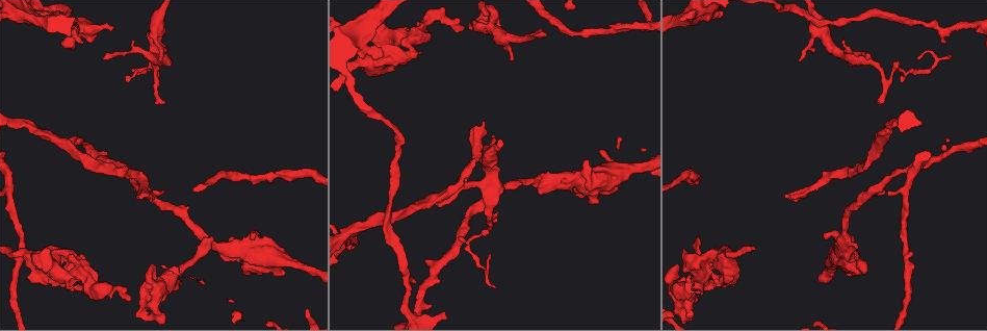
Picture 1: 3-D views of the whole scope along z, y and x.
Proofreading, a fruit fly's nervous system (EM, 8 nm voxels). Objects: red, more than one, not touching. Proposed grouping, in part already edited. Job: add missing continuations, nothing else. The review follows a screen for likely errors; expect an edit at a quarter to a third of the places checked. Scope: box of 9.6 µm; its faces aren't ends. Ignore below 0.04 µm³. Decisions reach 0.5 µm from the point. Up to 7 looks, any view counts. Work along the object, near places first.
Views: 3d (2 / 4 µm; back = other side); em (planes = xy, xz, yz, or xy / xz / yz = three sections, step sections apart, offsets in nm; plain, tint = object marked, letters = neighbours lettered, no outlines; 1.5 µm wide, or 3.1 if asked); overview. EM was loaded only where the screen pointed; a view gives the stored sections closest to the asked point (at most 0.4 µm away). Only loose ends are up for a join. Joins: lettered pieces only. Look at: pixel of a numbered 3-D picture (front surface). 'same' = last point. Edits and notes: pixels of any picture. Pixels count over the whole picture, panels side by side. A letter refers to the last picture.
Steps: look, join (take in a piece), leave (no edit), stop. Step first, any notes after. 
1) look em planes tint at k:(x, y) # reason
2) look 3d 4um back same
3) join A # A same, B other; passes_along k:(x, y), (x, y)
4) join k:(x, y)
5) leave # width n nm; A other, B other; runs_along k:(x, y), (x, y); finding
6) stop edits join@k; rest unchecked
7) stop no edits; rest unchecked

look 3d 2um at 1:(799, 61) # branch stops here

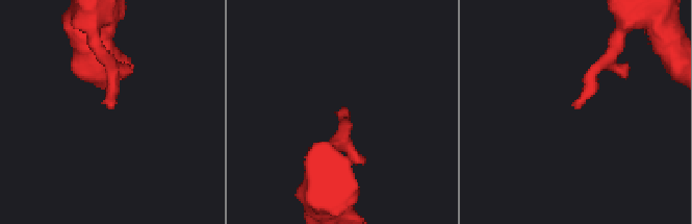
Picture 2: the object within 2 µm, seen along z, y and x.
look em yz step 4 tint at 2:(108, 104) # need the tissue

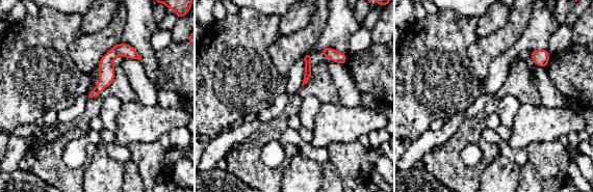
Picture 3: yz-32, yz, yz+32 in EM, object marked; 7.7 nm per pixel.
look em planes letters same # cut it another way

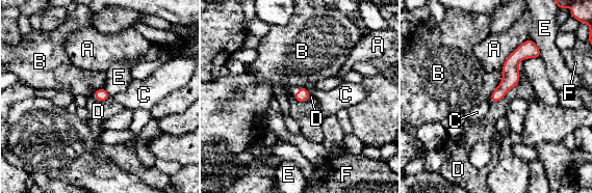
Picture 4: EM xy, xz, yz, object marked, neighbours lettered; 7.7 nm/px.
leave # A other, B other, C other, D other, E other, F other; border 4:(109, 95), (104, 101), (99, 102); none of them fits

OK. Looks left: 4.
look em xy step 4 letters at 1:(178, 279) # thin end

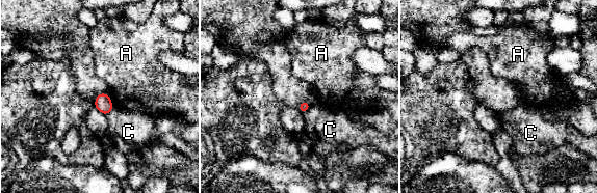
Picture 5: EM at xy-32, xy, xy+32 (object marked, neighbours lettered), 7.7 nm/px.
look em planes letters same # another direction

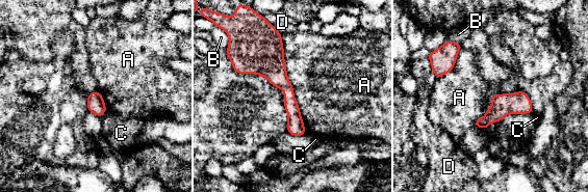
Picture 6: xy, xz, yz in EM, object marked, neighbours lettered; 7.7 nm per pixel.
leave # A other, B other, C other, D other; runs_along 6:(278, 37), (276, 74), (299, 133); no lettered piece goes on from it

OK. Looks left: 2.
stop no edits; rest unchecked

